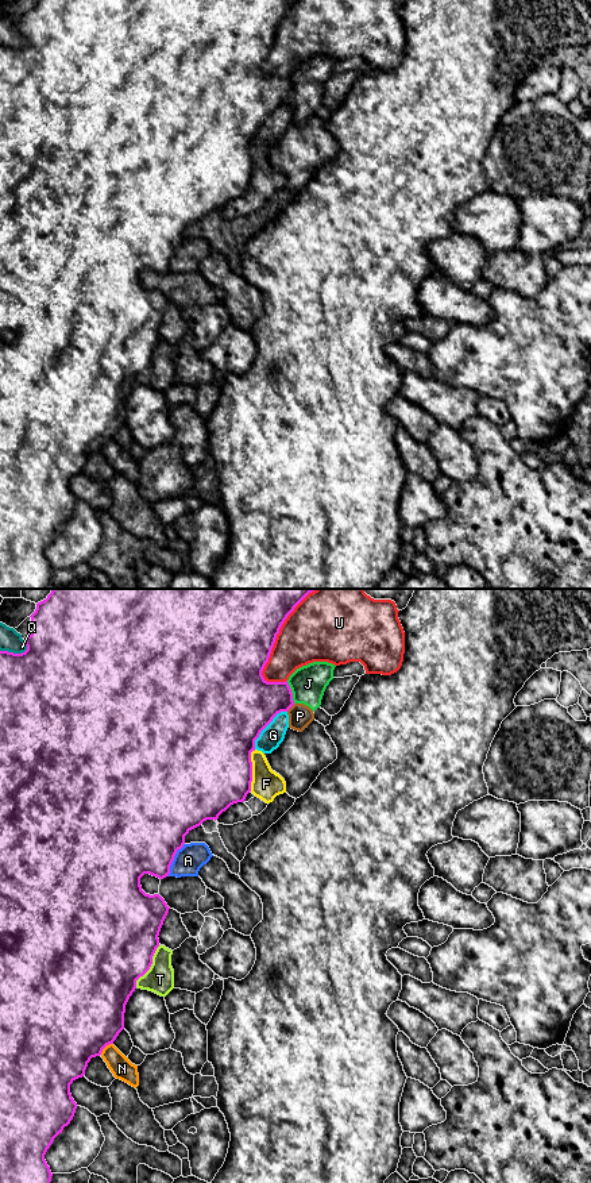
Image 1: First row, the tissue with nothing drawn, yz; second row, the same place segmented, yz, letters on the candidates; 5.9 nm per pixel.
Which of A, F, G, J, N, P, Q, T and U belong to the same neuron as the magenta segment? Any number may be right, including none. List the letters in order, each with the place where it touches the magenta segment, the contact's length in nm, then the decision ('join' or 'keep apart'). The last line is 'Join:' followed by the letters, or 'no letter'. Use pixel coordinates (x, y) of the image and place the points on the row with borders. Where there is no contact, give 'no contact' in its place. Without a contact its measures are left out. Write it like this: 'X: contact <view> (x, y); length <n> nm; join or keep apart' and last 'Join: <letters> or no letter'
A: contact yz (173, 859); length 220 nm; keep apart
F: contact yz (251, 770); length 260 nm; keep apart
G: contact yz (266, 725); length 300 nm; keep apart
J: contact yz (290, 692); length 140 nm; keep apart
N: contact yz (105, 1045); length 100 nm; keep apart
P: contact yz (290, 706); length 70 nm; keep apart
Q: contact yz (12, 652); length 170 nm; keep apart
T: contact yz (150, 966); length 300 nm; keep apart
U: contact yz (278, 632); length 650 nm; keep apart
Join: no letter

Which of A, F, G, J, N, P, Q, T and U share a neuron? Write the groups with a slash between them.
A / F G / J P / N / Q / T / U

